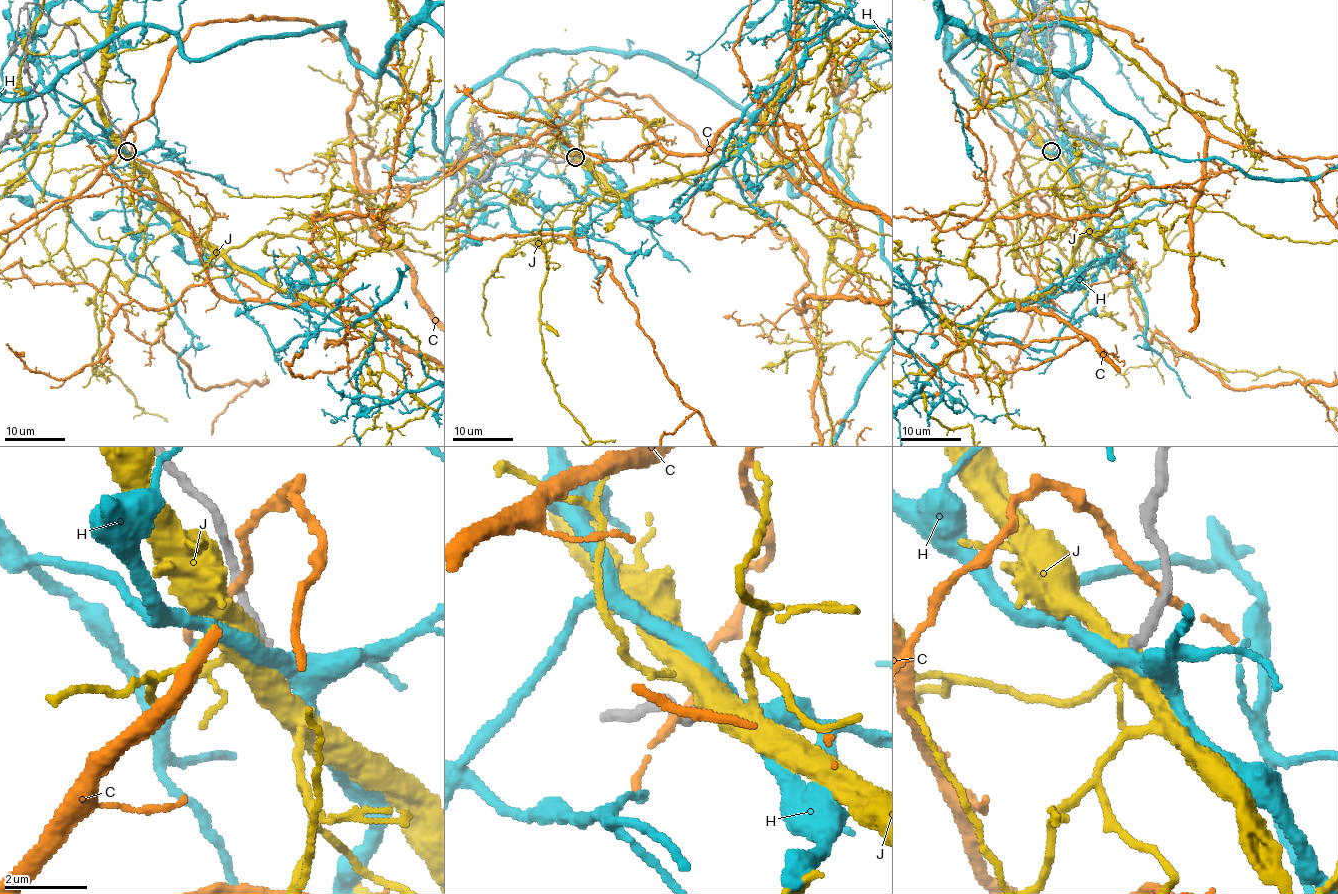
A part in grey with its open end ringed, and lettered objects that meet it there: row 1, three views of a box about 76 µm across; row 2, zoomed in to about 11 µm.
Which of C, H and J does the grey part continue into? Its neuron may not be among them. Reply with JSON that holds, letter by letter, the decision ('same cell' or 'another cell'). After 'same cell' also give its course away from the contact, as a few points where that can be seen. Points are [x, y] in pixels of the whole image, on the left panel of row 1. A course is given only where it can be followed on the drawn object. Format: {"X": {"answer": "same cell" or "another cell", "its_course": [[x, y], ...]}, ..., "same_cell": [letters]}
{"C": {"answer": "another cell"}, "H": {"answer": "another cell"}, "J": {"answer": "another cell"}, "same_cell": []}

